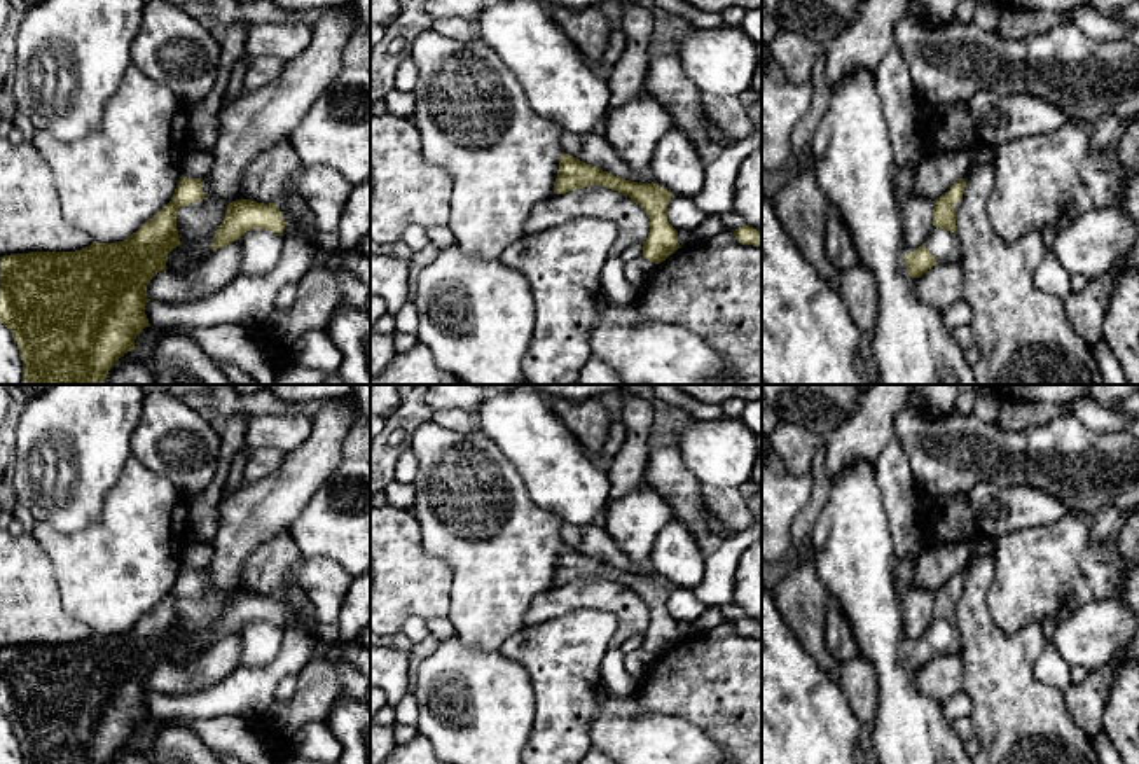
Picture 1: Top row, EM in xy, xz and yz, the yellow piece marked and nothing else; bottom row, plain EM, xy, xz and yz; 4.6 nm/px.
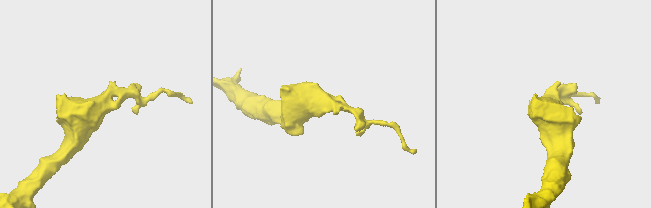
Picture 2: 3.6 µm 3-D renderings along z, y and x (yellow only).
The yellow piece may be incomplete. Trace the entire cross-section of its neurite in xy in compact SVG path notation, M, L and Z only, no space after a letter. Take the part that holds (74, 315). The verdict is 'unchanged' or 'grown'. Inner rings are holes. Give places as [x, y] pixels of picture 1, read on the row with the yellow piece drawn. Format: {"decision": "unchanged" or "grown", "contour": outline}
{"decision": "grown", "contour": "M180 177L171 201L128 240L98 243L75 252L28 252L0 257L0 323L14 336L23 360L21 385L105 385L108 371L128 351L136 336L148 327L145 315L147 285L166 269L168 254L180 245L176 210L203 206L210 184Z"}

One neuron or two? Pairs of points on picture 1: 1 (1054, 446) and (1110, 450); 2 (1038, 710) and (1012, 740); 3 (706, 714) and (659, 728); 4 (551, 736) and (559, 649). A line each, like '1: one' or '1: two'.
1: one
2: one
3: two
4: one

